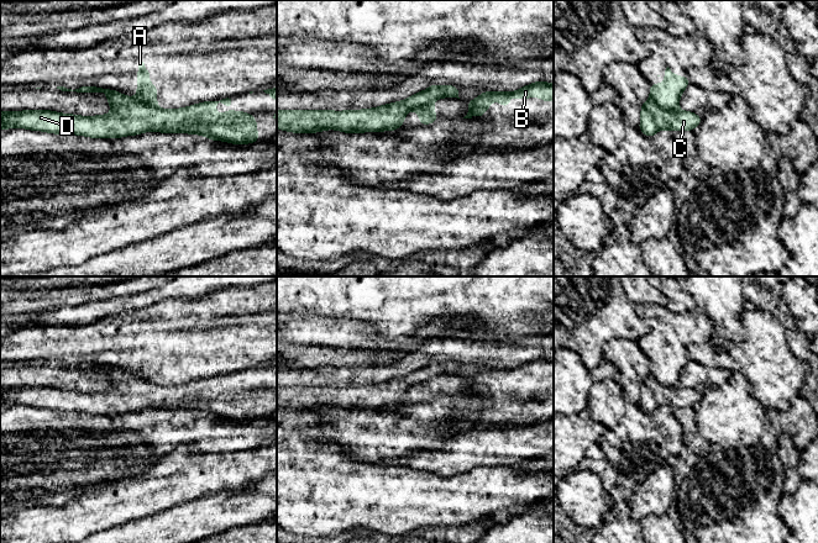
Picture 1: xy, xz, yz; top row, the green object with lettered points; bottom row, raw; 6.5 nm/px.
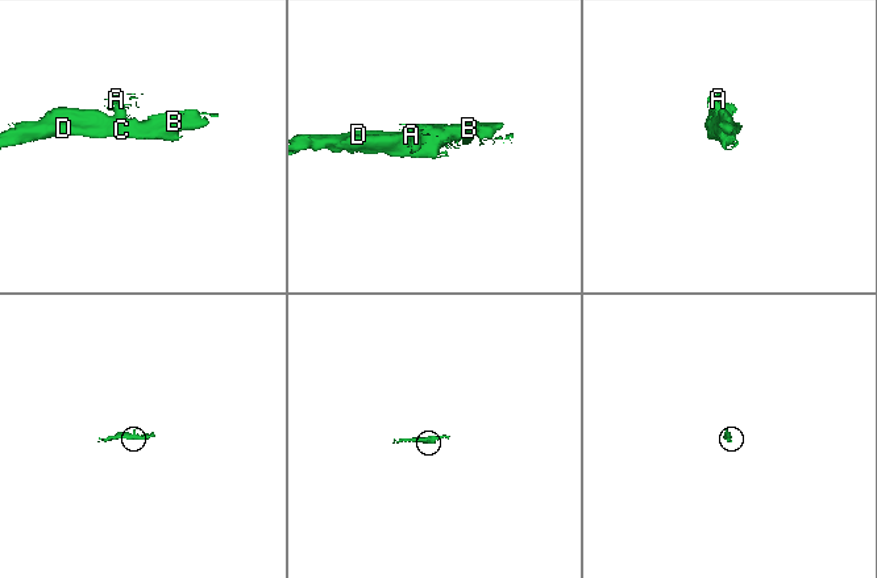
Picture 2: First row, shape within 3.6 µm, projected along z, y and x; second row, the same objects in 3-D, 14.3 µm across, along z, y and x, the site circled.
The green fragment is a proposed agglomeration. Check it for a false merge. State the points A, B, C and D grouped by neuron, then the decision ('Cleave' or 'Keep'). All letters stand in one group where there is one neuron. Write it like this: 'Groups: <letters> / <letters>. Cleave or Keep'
Groups: A / B C D. Cleave

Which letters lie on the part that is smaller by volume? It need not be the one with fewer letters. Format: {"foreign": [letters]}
{"foreign": ["A"]}

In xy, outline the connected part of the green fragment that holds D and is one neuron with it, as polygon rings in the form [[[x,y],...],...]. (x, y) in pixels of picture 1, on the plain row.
[[[57,363],[62,368],[77,368],[84,370],[103,369],[108,371],[108,380],[112,385],[109,391],[78,392],[70,390],[59,390],[49,386],[23,386],[17,389],[0,388],[0,406],[11,404],[27,405],[32,407],[46,407],[57,411],[79,411],[91,415],[120,415],[125,412],[136,412],[143,408],[162,410],[192,410],[201,411],[213,417],[225,417],[234,421],[248,421],[258,418],[256,405],[257,396],[247,389],[231,388],[221,391],[216,390],[215,380],[222,379],[225,383],[234,381],[234,373],[215,375],[200,380],[194,380],[183,385],[158,385],[156,383],[141,379],[116,367],[96,363],[82,363],[72,367],[64,363]]]

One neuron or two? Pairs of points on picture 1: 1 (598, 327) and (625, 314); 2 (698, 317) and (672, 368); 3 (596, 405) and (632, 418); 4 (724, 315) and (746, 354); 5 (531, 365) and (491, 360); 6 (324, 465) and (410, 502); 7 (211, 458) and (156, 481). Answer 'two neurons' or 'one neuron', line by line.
1: one neuron
2: one neuron
3: one neuron
4: two neurons
5: two neurons
6: one neuron
7: one neuron

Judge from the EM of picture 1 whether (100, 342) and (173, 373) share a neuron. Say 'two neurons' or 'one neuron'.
one neuron

